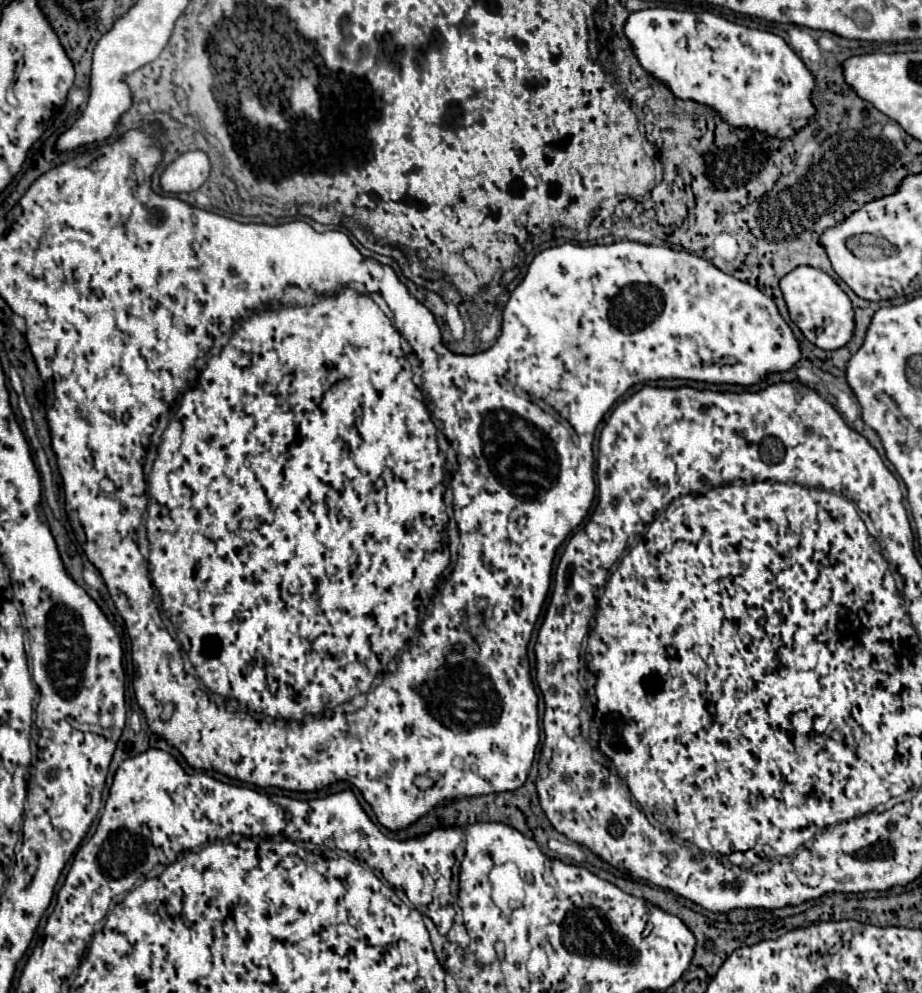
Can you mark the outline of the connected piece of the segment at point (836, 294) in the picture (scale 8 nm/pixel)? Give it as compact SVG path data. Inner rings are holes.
M798 267L780 281L792 321L800 327L804 337L820 349L834 351L844 347L854 333L854 309L842 287L824 271L814 267Z

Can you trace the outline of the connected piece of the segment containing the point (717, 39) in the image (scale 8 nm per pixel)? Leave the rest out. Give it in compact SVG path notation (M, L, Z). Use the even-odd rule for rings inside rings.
M666 7L634 11L624 23L624 35L638 63L658 81L662 81L678 99L692 99L702 103L722 117L728 125L736 129L754 129L776 139L790 139L798 129L804 129L816 115L812 103L814 75L804 65L804 61L788 47L788 43L768 31L750 29L744 25L730 23L712 13L692 13L676 11Z

